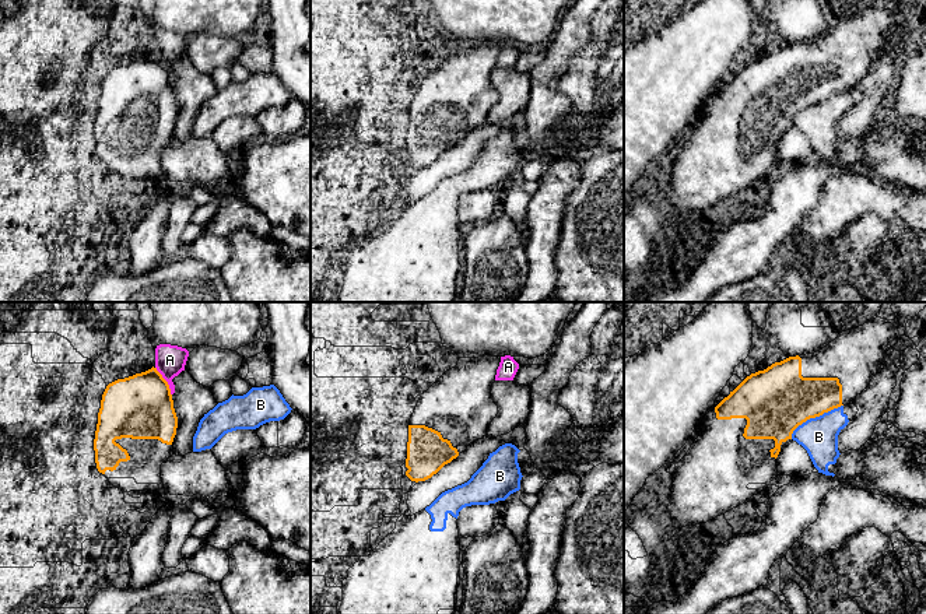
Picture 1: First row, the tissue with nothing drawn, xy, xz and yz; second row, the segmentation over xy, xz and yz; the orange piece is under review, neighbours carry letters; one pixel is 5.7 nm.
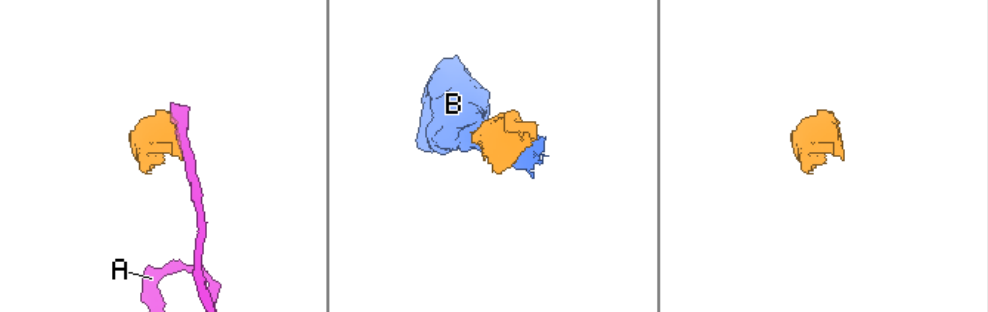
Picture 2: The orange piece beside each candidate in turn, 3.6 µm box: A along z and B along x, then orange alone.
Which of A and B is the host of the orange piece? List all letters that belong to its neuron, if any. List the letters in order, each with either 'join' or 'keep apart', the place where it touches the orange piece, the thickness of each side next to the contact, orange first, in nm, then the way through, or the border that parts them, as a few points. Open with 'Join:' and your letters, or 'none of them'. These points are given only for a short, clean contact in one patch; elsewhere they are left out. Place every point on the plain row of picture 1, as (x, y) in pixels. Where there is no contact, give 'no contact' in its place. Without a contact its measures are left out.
Join: none of them
A: keep apart | xy (165, 67) | 360/180 nm | along xy (155, 53), (167, 69), (171, 81)
B: keep apart | yz (814, 104) | 380/220 nm

